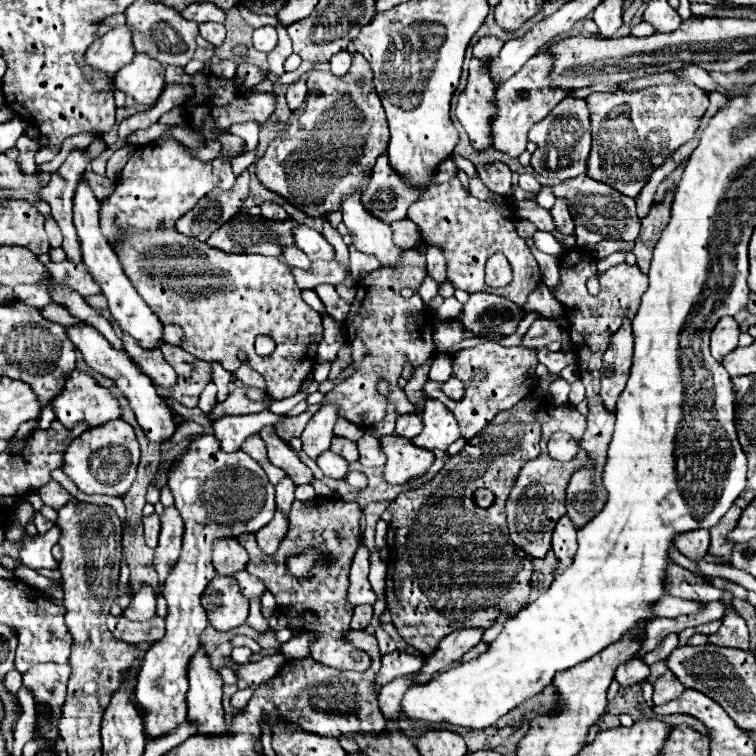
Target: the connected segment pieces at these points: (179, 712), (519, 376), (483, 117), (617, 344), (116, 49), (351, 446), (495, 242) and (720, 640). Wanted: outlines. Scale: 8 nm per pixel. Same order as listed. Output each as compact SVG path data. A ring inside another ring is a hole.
M211 434L191 442L191 448L171 466L169 488L185 522L183 550L177 564L171 568L163 590L167 600L167 632L145 652L135 682L135 698L145 708L143 722L151 740L169 734L187 716L187 664L199 650L199 636L209 624L201 606L201 594L217 574L211 566L213 540L257 532L271 522L275 512L275 488L267 480L265 470L243 450L231 454L221 452L221 444L217 444L217 438Z
M485 342L479 344L471 350L461 350L459 354L453 356L453 376L457 376L465 384L465 398L455 402L449 400L441 392L441 384L429 380L425 384L425 398L441 400L449 412L459 422L461 428L461 438L471 440L475 434L479 434L493 418L497 412L503 412L507 408L513 408L519 400L523 400L527 394L531 394L537 388L537 356L533 348L527 346L515 346L515 348L505 348L497 342Z
M471 60L469 80L465 90L459 94L455 114L465 132L469 134L471 146L477 152L493 150L491 122L497 114L495 90L497 84L493 84L489 76L489 66L479 60Z
M625 322L611 336L611 346L603 358L605 368L601 368L601 398L603 406L609 412L615 412L615 402L627 384L631 358L633 358L633 334L631 324Z
M119 26L109 30L105 36L97 38L87 50L87 60L91 66L105 70L111 78L115 72L133 60L133 42L129 26Z
M333 438L333 442L331 442L331 452L343 456L347 462L359 460L359 452L357 452L355 442L351 442L351 440L347 440L347 438Z
M457 176L445 184L433 184L427 190L421 194L421 200L411 204L407 218L419 226L423 242L427 242L429 246L439 244L443 248L443 254L447 258L447 280L455 288L461 288L469 294L491 292L511 300L519 308L525 308L527 296L541 284L541 272L525 240L519 238L515 230L513 210L509 206L497 208L489 202L481 202L469 196ZM495 252L503 252L513 268L513 280L503 288L489 288L485 284L485 262Z
M725 592L719 600L721 604L727 606L725 616L721 618L721 628L709 636L709 642L715 646L727 646L727 648L739 648L739 650L749 650L749 632L745 620L735 612L733 608L733 594Z

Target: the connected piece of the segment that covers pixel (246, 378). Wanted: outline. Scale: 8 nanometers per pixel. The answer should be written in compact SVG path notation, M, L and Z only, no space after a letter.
M241 366L235 376L245 384L245 386L255 386L261 392L265 392L265 380L261 380L261 376L257 372L253 372L249 366Z

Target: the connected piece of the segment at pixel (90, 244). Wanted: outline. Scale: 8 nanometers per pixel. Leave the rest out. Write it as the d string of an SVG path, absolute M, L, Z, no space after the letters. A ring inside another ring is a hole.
M85 178L79 180L77 184L77 192L75 192L75 198L73 198L73 222L75 222L75 228L77 228L77 234L79 234L79 240L81 240L81 252L83 252L83 262L87 264L87 268L91 270L93 278L101 284L103 288L103 294L109 302L109 312L113 316L113 320L119 324L119 328L137 338L139 344L143 348L159 348L163 344L163 324L159 322L159 318L151 312L151 308L141 300L141 296L137 294L137 290L133 288L133 284L129 282L129 278L125 276L123 268L121 268L121 262L117 258L117 254L113 252L113 248L109 246L109 242L105 240L105 236L101 234L101 228L99 228L99 208L101 208L101 202L97 200L97 196L93 194L93 190L89 188L89 184L85 182Z

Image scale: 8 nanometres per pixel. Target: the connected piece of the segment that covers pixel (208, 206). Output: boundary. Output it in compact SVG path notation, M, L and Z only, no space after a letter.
M245 170L237 178L235 186L229 188L227 192L213 190L211 198L201 198L197 202L197 208L189 210L185 216L181 216L181 220L177 220L175 230L205 242L211 236L211 232L221 228L241 210L247 194L249 194L249 172Z

